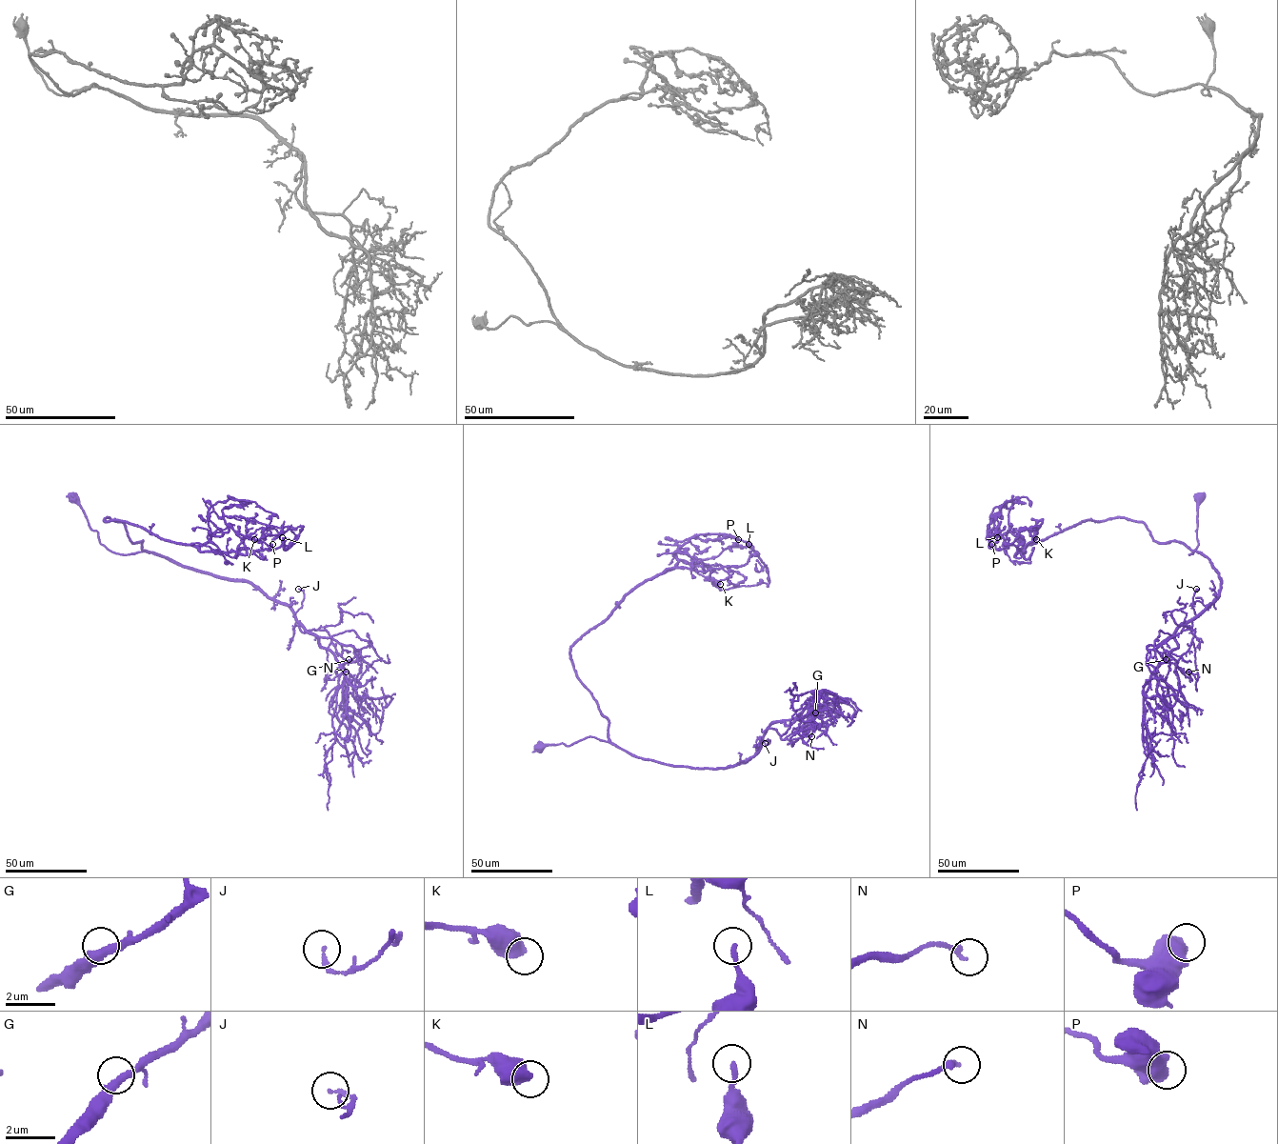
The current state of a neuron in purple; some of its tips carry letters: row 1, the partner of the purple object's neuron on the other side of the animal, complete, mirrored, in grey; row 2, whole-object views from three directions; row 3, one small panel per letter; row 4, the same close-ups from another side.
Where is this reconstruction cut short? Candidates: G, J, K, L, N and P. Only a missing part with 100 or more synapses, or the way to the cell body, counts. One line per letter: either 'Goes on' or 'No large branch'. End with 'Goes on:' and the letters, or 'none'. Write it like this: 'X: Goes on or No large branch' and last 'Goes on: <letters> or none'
G: No large branch
J: No large branch
K: No large branch
L: No large branch
N: No large branch
P: No large branch
Goes on: none

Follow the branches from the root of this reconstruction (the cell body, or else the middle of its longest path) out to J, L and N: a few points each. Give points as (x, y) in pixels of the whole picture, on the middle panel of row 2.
J: (539, 748), (569, 746), (592, 736), (668, 765), (728, 768), (750, 758), (761, 742), (769, 740), (765, 743)
L: (539, 748), (589, 736), (609, 741), (609, 720), (571, 658), (581, 637), (667, 568), (741, 567), (748, 544)
N: (539, 748), (592, 736), (728, 768), (768, 728), (811, 736)

